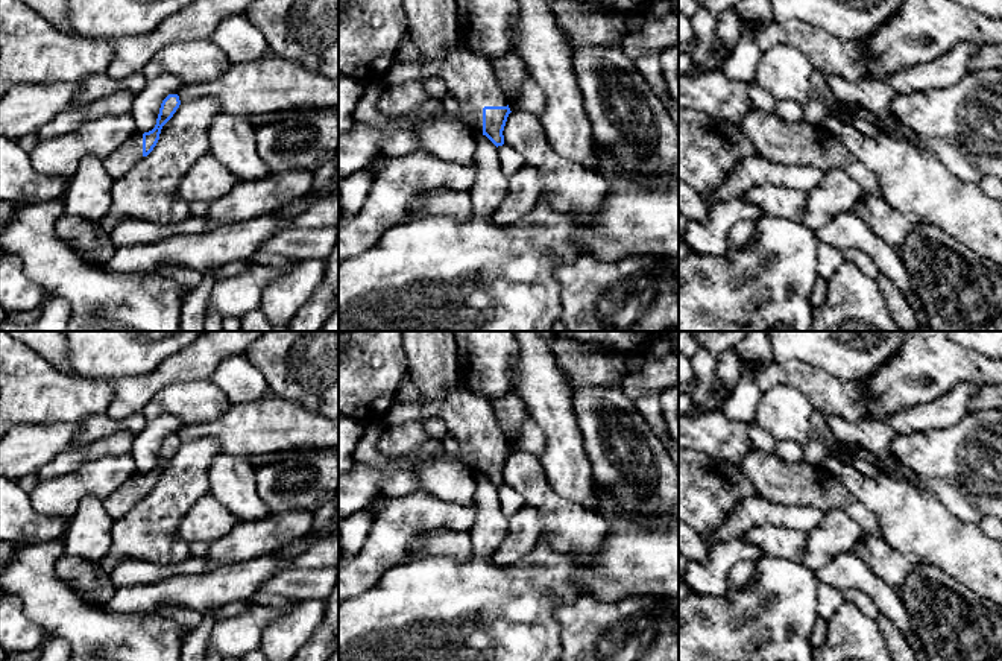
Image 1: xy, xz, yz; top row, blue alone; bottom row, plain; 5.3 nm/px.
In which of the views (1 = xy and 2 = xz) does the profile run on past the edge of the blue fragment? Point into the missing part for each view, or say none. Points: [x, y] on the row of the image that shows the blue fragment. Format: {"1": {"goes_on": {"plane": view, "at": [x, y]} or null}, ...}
{"1": {"goes_on": {"plane": "xy", "at": [129, 154]}}, "2": {"goes_on": {"plane": "xz", "at": [469, 79]}}}

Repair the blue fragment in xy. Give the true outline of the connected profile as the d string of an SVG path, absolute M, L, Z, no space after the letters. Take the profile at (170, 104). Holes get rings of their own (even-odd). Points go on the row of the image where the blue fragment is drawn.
M169 94L161 103L155 128L144 134L135 131L120 147L103 160L103 167L114 181L123 178L153 150L162 126L173 117L179 105L179 96Z

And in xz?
M466 49L451 50L442 62L433 64L396 59L380 85L393 87L430 77L443 81L448 94L458 102L460 120L474 135L486 135L496 147L504 144L503 131L512 111L490 61Z

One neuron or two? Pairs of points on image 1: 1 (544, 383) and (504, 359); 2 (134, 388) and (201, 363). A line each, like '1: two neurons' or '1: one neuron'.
1: two neurons
2: one neuron

